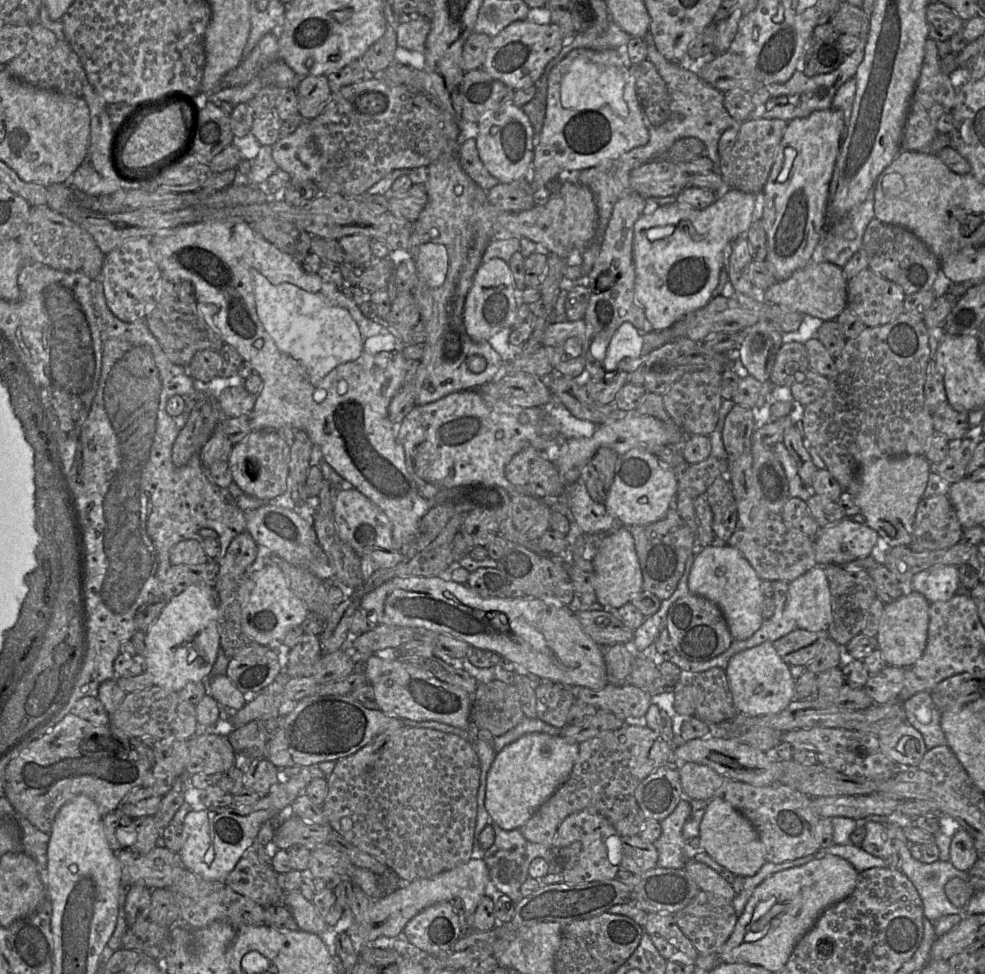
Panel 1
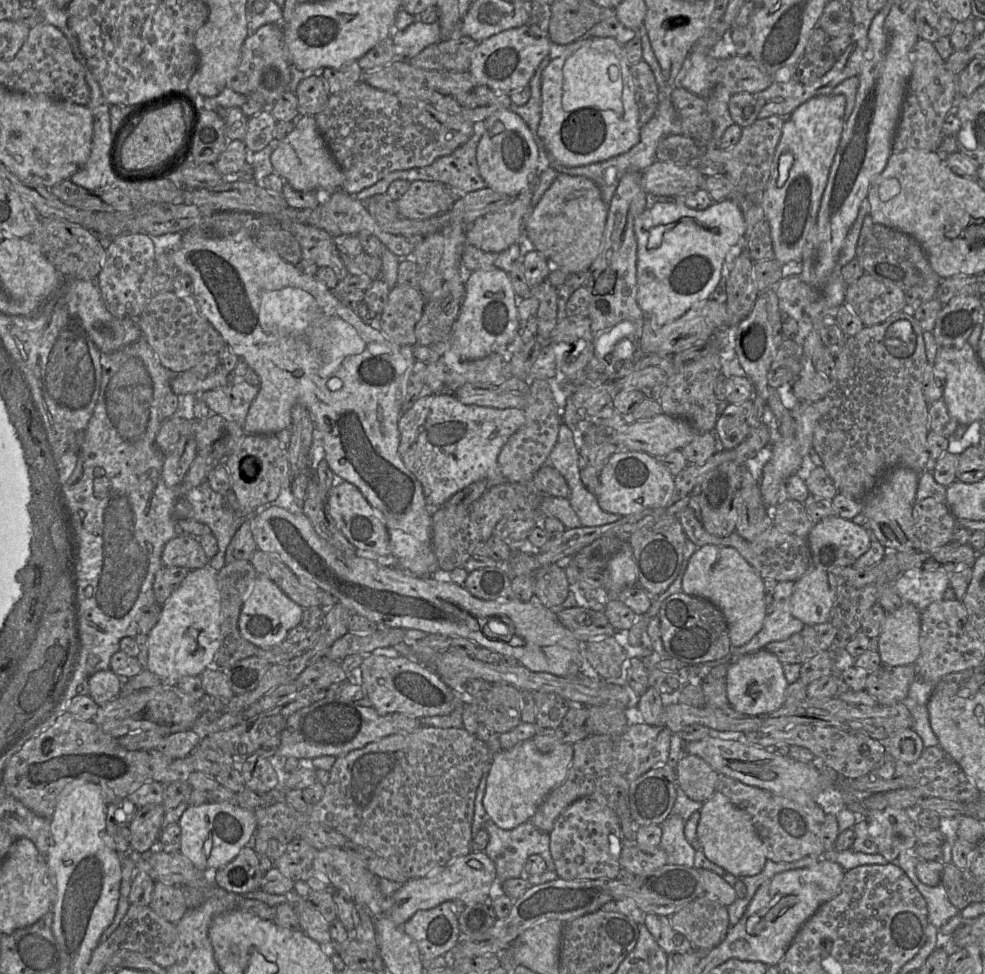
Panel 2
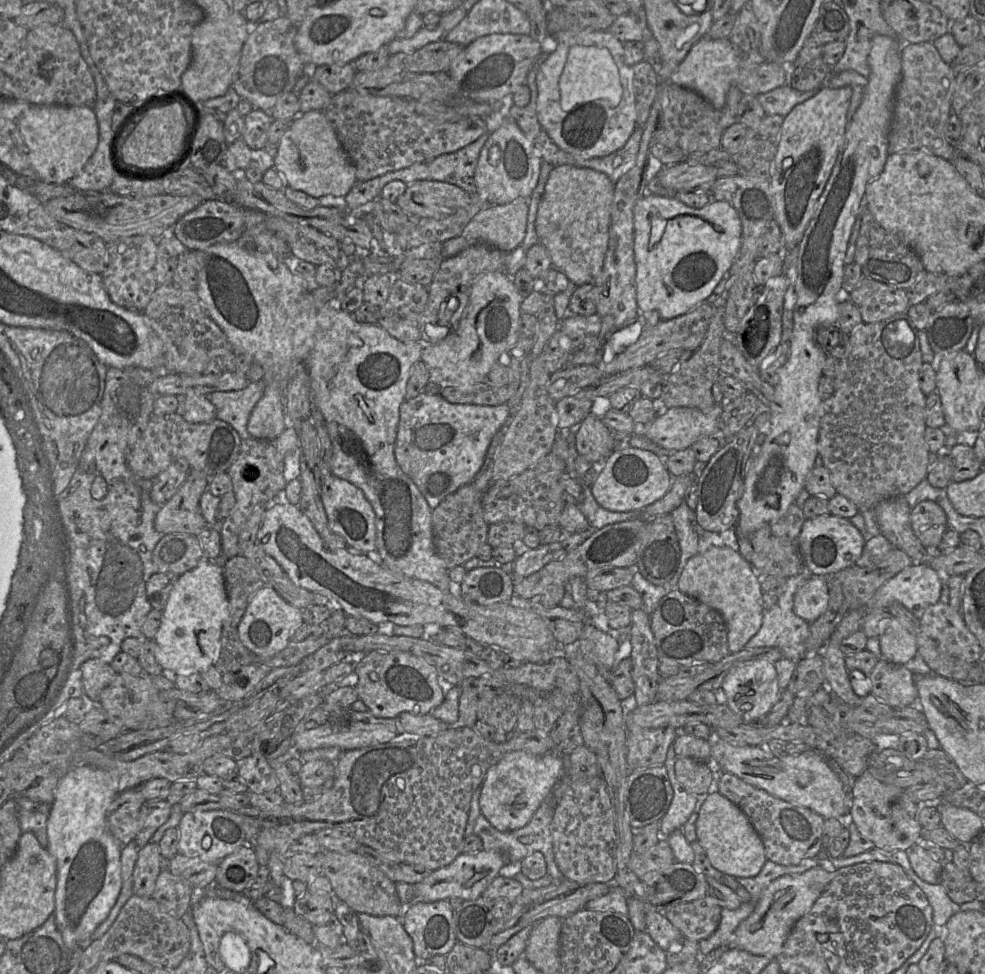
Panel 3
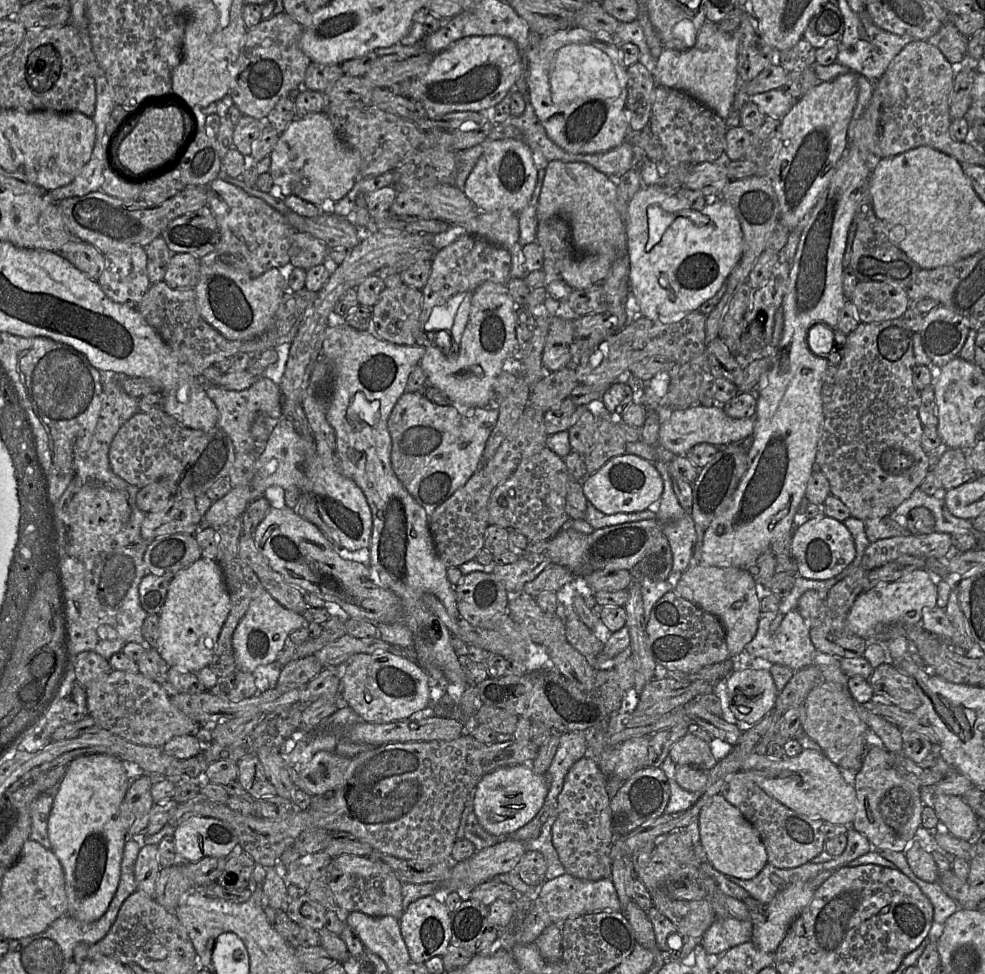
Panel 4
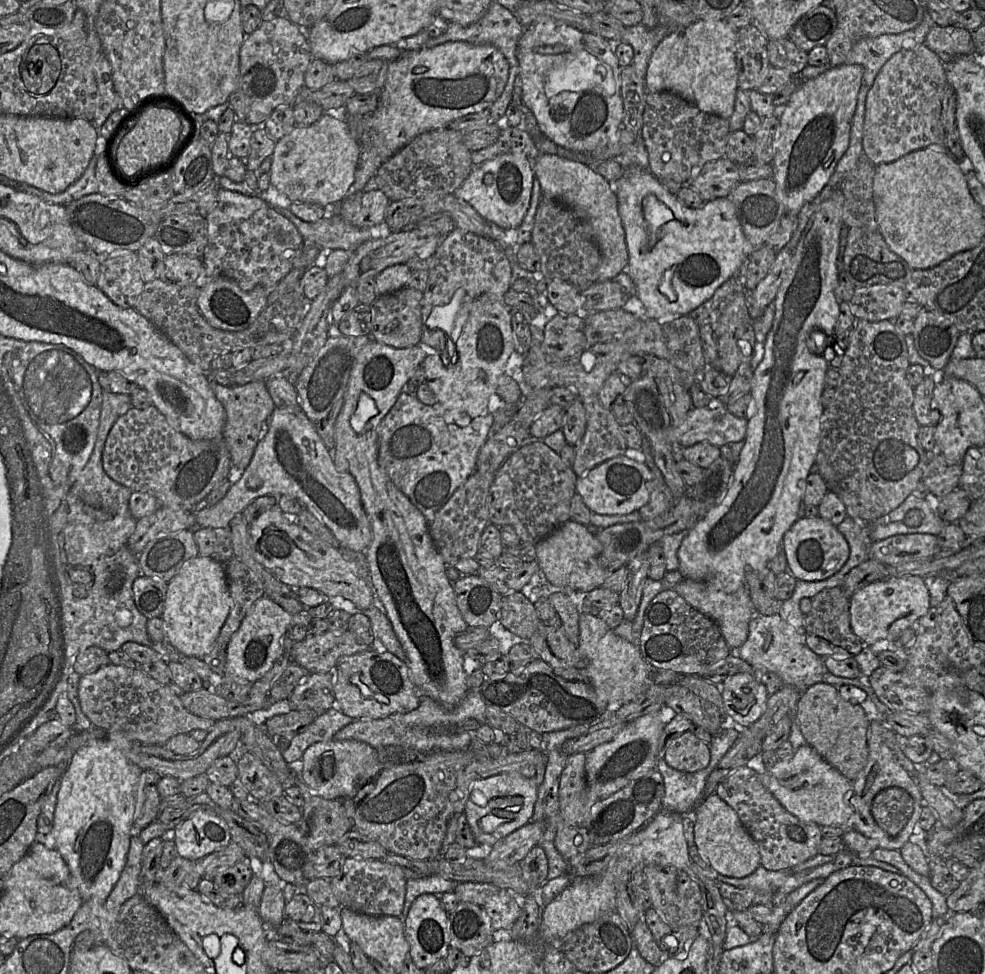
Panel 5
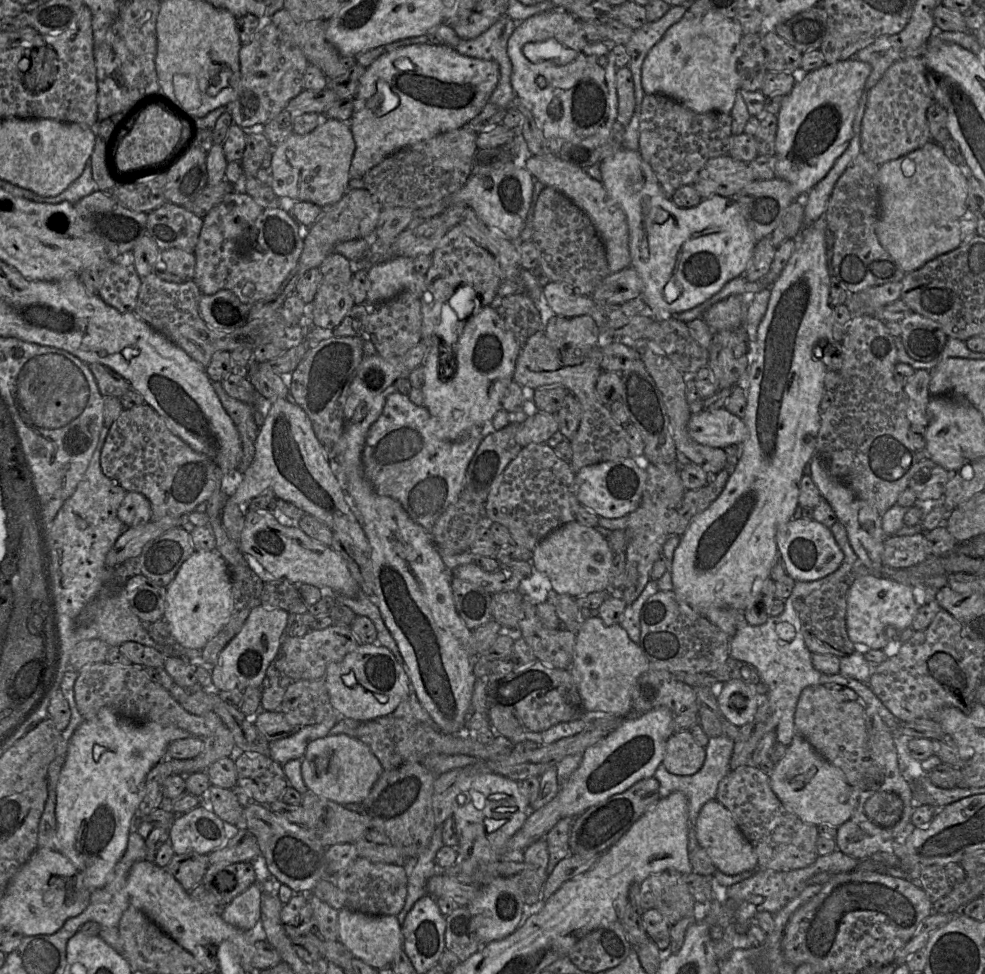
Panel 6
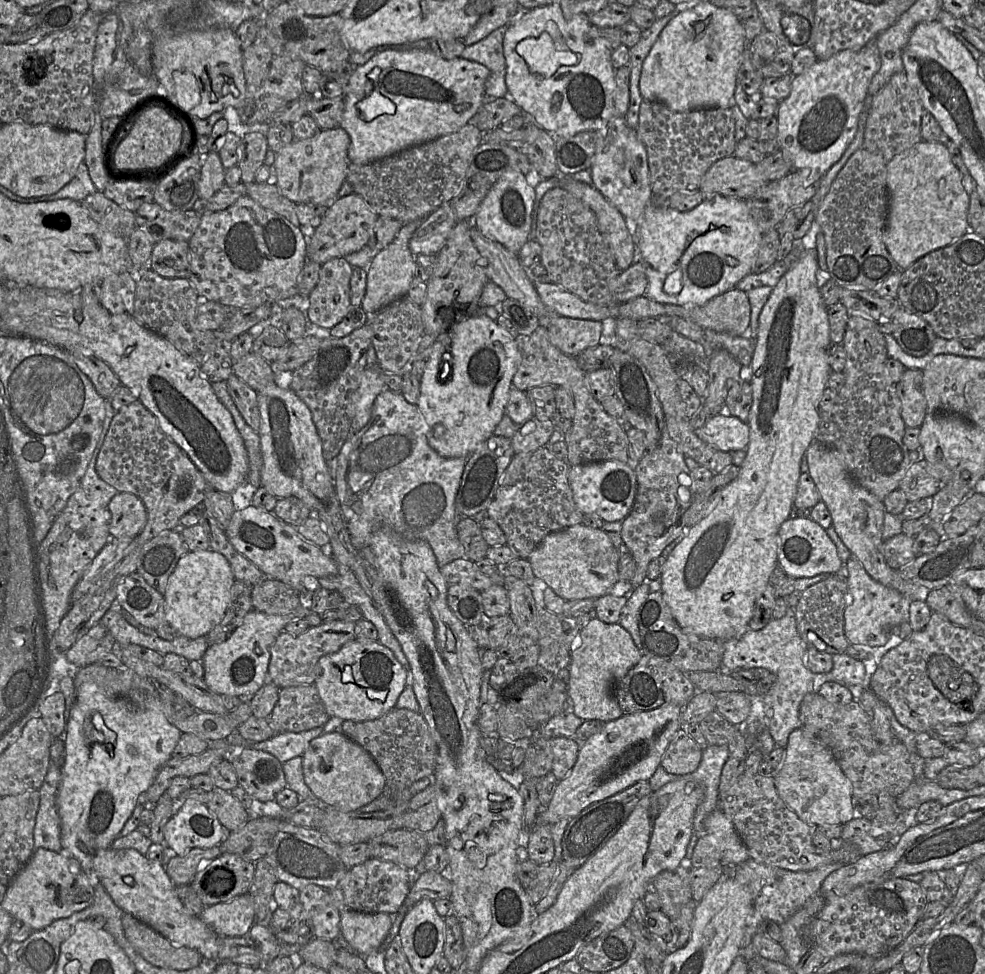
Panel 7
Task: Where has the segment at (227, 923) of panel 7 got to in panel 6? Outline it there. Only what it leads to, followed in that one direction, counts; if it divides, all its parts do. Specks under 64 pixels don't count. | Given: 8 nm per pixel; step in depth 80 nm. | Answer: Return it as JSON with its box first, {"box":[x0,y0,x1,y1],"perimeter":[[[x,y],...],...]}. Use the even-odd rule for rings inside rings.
{"box":[220,882,261,931],"perimeter":[[[255,882],[226,905],[220,915],[226,923],[243,931],[250,931],[260,921],[261,899],[261,887]]]}

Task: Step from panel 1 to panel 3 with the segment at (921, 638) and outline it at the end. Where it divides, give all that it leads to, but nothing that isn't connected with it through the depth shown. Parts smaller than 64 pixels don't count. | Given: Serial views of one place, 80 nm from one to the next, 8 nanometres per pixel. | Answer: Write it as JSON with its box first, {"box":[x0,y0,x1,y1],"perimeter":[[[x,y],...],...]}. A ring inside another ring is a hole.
{"box":[879,618,918,665],"perimeter":[[[896,618],[888,621],[884,633],[879,637],[881,658],[887,662],[906,665],[918,653],[917,641]]]}

